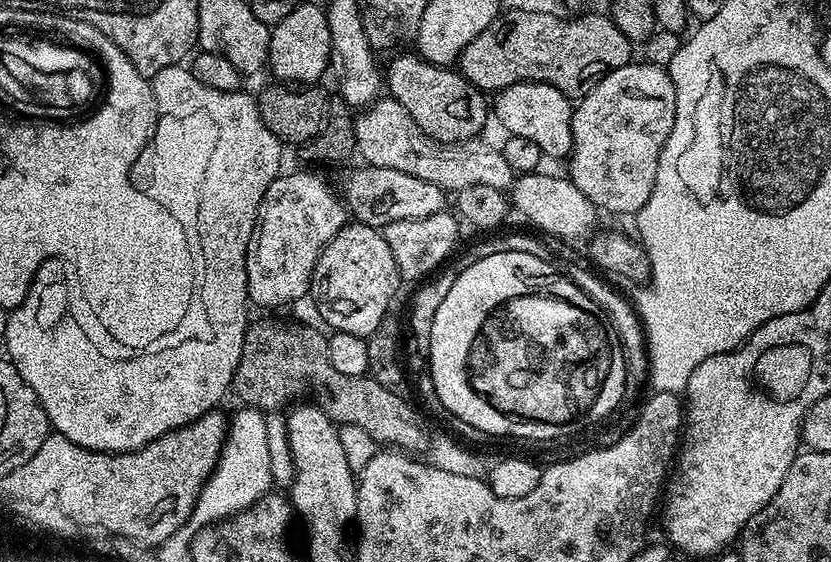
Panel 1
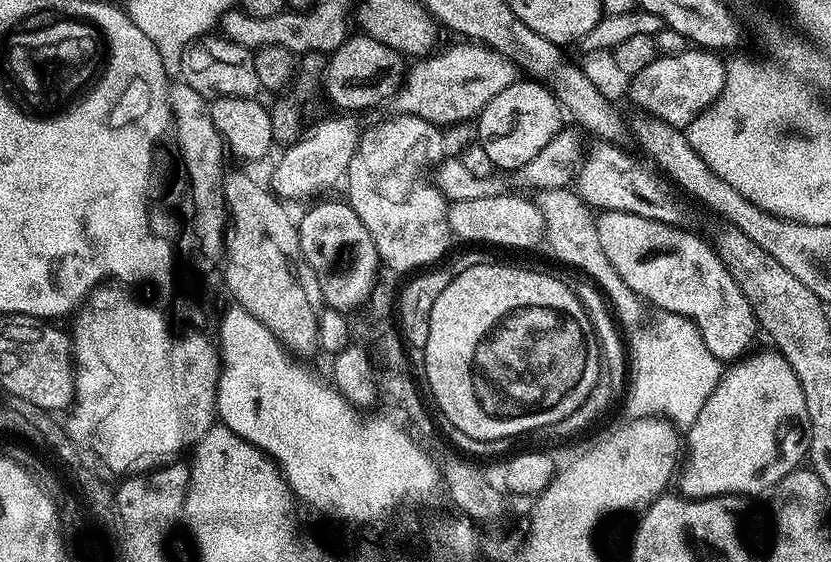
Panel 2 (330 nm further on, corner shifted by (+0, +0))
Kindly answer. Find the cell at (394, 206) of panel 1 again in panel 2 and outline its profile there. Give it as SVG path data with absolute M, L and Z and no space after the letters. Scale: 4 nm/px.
M505 194L498 198L477 198L471 202L451 201L448 205L448 221L453 237L473 240L480 244L501 244L504 248L532 248L546 236L544 215L535 199L527 200L524 194Z

